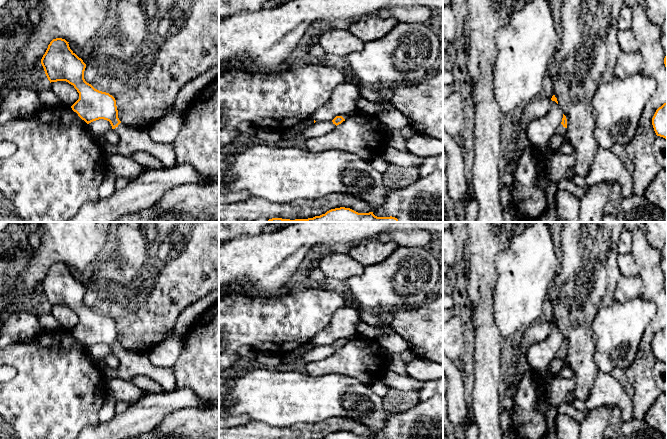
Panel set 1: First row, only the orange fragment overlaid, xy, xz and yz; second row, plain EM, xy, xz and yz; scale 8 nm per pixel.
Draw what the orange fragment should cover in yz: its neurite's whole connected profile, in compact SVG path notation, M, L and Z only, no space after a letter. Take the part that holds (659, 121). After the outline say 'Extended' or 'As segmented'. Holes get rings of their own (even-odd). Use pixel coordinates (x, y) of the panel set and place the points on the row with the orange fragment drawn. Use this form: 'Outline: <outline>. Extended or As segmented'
Outline: M667 102L656 110L652 125L657 136L667 139Z. As segmented

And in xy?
Outline: M62 38L53 39L41 59L48 80L51 82L66 81L73 85L79 93L79 99L71 106L72 110L87 124L104 119L110 122L112 129L119 135L121 142L117 145L105 143L102 145L108 159L115 154L129 158L133 153L145 151L162 162L165 168L174 167L178 164L173 144L159 144L154 142L147 130L132 129L125 126L118 118L118 110L115 98L109 93L95 89L84 79L86 64L69 47L69 42Z. Extended

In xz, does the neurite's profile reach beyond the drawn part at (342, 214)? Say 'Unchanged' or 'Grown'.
Unchanged

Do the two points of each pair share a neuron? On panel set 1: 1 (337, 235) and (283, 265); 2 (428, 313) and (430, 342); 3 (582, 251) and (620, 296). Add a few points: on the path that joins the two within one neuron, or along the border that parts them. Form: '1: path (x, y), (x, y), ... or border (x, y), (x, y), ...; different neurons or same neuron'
1: path (323, 235), (311, 235), (295, 251); same neuron
2: path (428, 320), (430, 335); same neuron
3: border (621, 274), (615, 287), (614, 300); different neurons

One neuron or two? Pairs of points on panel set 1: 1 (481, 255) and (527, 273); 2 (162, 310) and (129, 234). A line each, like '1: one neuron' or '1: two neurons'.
1: two neurons
2: one neuron

